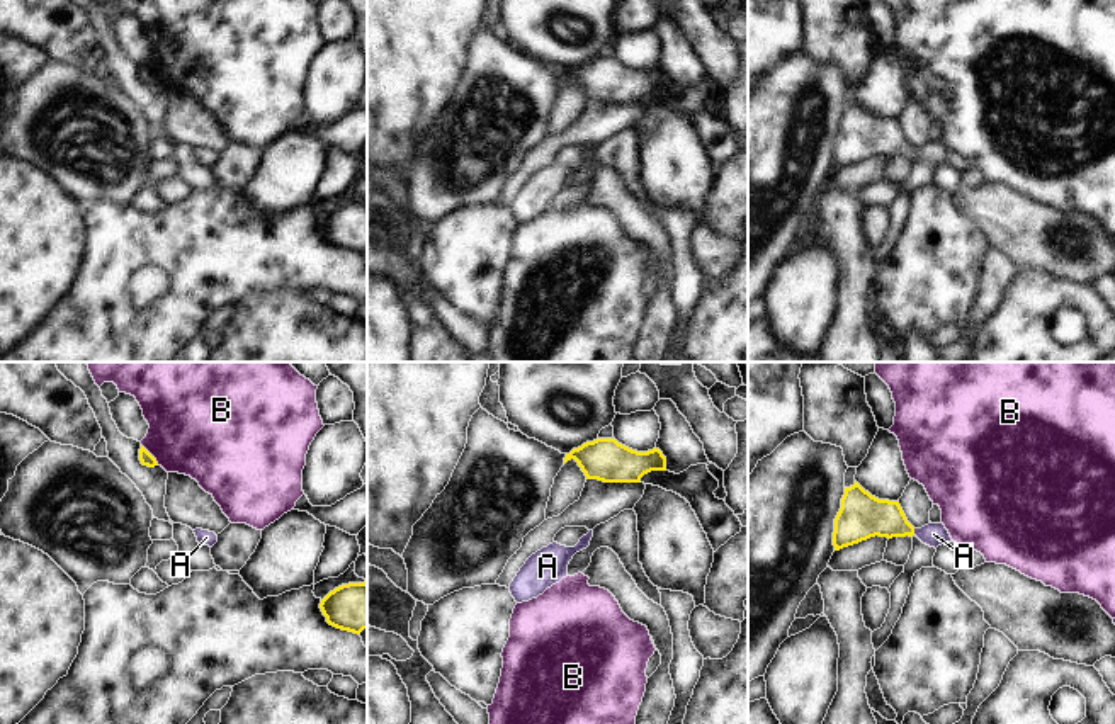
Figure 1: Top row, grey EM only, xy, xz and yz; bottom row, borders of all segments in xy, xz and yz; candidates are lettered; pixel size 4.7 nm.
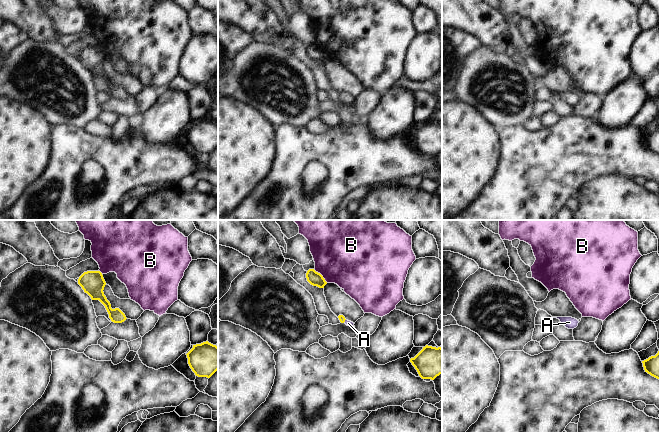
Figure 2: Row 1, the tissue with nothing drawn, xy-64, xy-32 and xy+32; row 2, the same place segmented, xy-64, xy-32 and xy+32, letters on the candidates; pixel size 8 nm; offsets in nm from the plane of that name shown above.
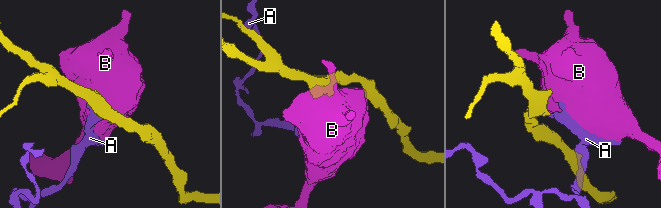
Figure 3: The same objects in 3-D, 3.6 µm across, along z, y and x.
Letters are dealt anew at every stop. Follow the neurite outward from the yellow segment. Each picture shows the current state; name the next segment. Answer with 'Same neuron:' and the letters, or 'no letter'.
Same neuron: A

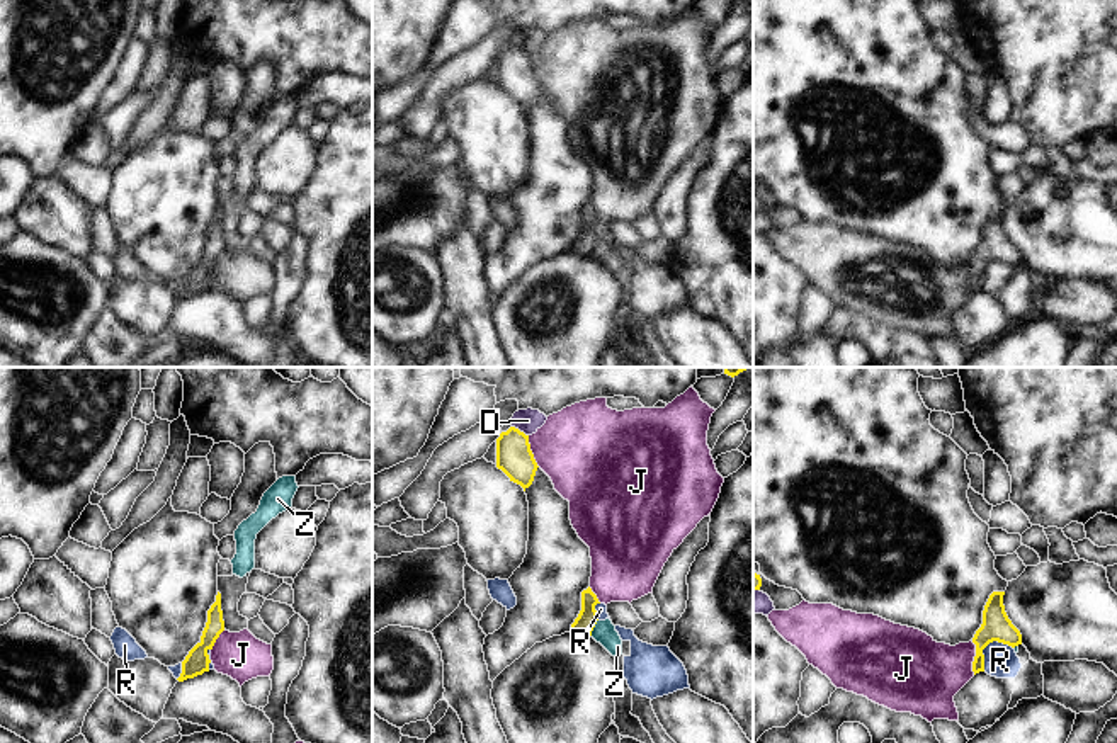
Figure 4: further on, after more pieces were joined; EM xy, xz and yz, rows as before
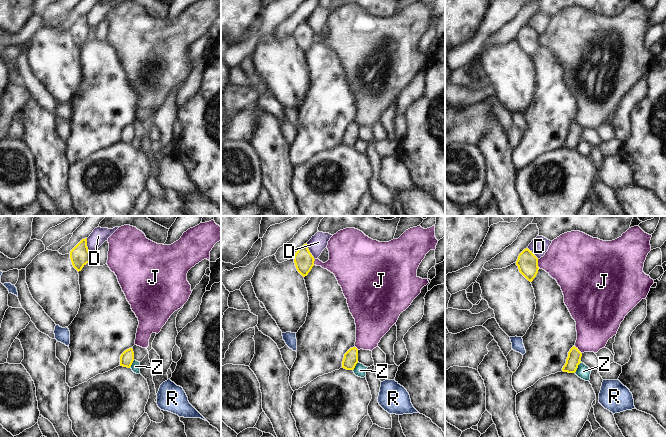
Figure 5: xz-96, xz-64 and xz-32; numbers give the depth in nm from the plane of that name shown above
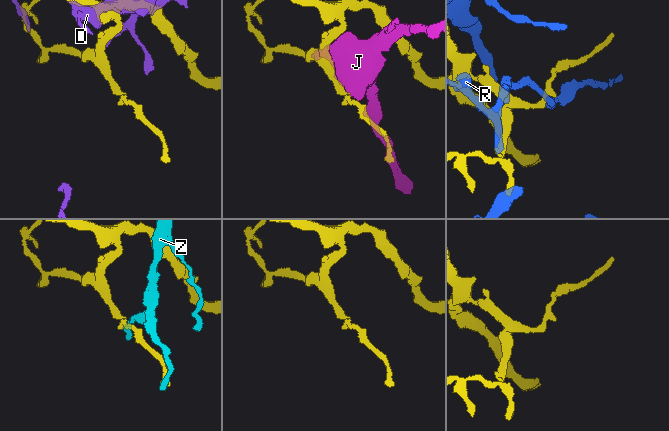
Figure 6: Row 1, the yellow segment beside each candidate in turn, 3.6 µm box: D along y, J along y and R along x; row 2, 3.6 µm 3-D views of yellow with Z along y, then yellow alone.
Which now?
Same neuron: no letter

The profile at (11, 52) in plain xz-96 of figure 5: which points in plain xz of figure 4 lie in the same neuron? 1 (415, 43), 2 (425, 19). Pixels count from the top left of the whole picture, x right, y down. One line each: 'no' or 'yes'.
1: no
2: no

